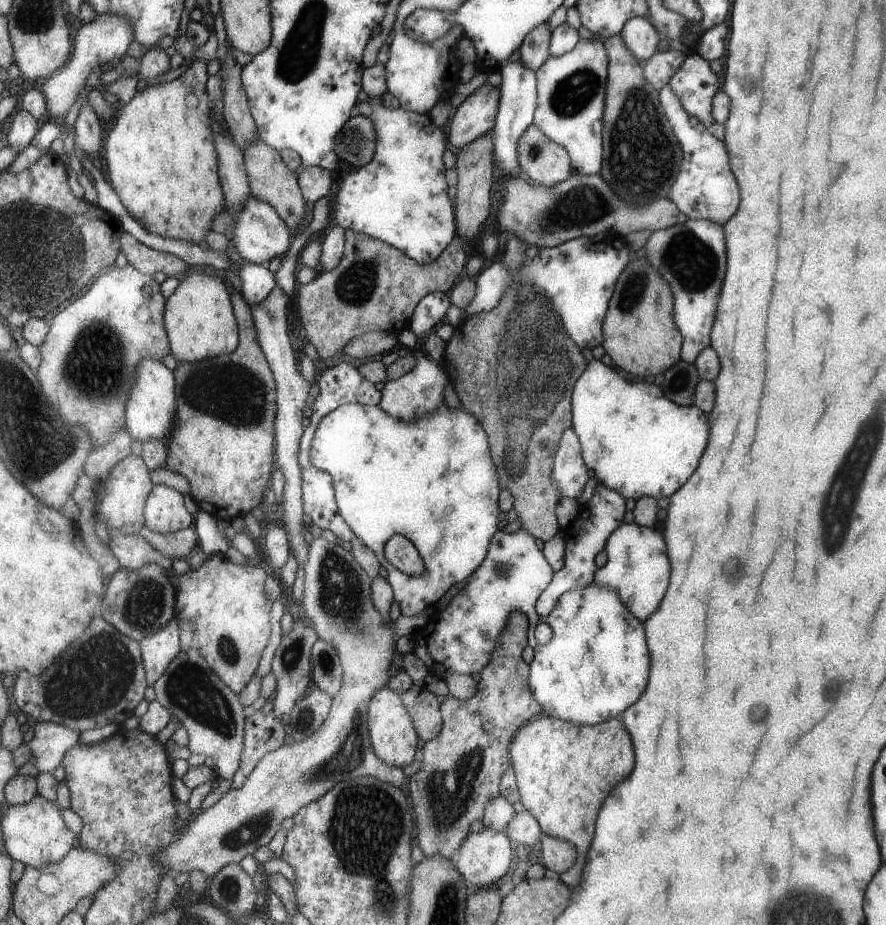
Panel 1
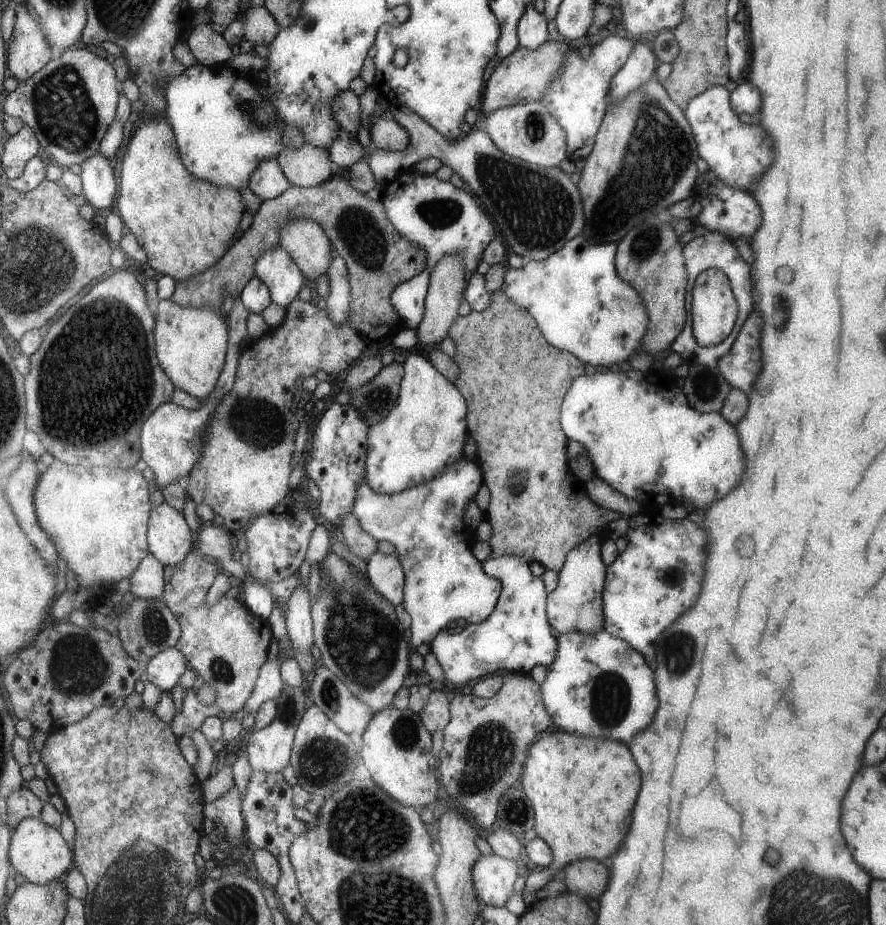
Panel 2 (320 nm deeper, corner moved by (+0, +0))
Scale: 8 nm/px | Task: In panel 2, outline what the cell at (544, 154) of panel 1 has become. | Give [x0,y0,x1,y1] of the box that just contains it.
[480,101,567,167]

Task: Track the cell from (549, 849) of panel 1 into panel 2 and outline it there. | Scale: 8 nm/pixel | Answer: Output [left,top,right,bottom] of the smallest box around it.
[560,859,609,900]

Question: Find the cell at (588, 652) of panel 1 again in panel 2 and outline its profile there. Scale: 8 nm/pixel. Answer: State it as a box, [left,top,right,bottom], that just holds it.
[540,629,657,742]

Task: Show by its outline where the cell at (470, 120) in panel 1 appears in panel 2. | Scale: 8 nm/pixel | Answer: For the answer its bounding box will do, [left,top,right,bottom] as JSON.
[481,39,578,116]

